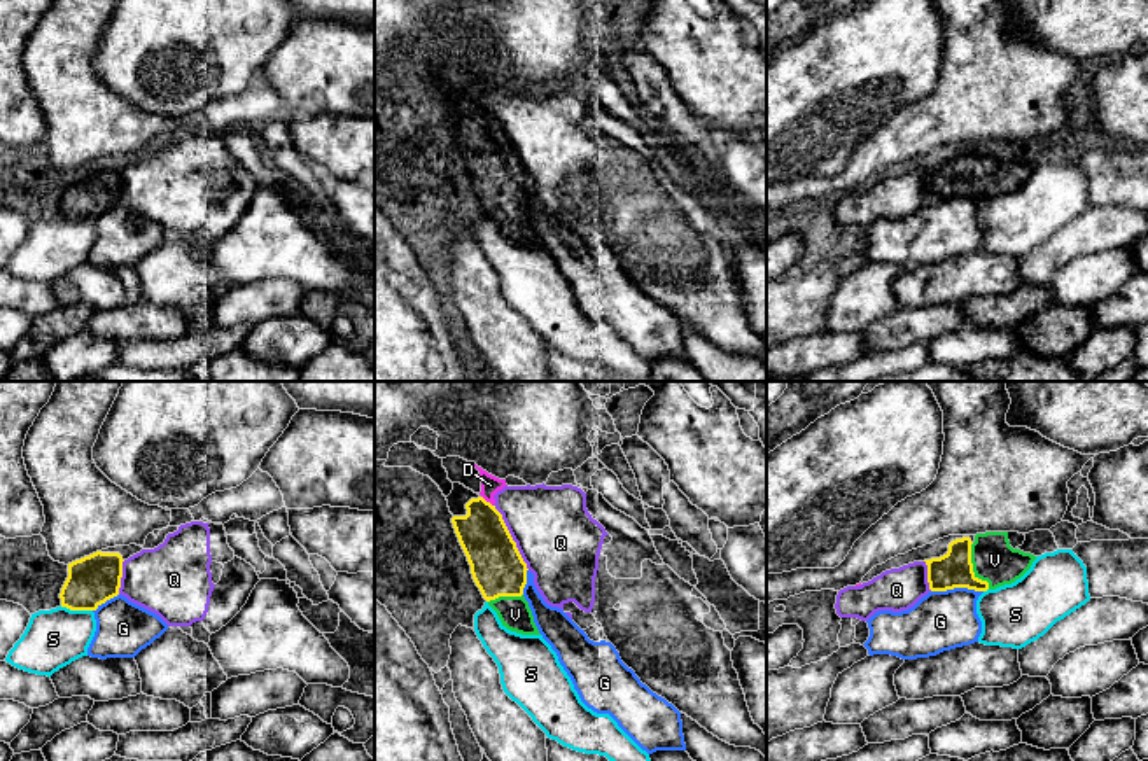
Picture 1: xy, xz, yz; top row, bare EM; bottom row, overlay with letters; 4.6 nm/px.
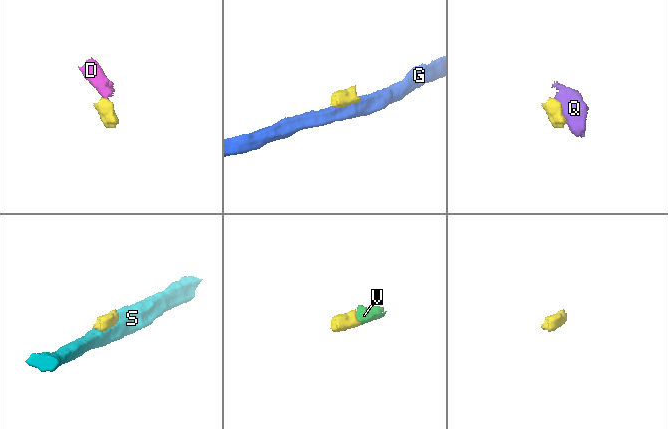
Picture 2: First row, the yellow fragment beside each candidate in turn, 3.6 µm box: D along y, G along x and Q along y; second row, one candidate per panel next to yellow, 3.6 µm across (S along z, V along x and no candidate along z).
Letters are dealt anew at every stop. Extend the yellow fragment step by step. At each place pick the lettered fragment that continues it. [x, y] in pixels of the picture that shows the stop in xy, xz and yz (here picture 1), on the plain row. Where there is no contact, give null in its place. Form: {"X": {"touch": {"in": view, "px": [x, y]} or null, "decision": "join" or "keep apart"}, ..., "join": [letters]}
{"D": {"touch": {"in": "xz", "px": [485, 109]}, "decision": "keep apart"}, "G": {"touch": {"in": "yz", "px": [956, 195]}, "decision": "keep apart"}, "Q": {"touch": {"in": "xz", "px": [511, 146]}, "decision": "keep apart"}, "S": {"touch": {"in": "xy", "px": [76, 217]}, "decision": "keep apart"}, "V": {"touch": {"in": "yz", "px": [972, 175]}, "decision": "join"}, "join": ["V"]}

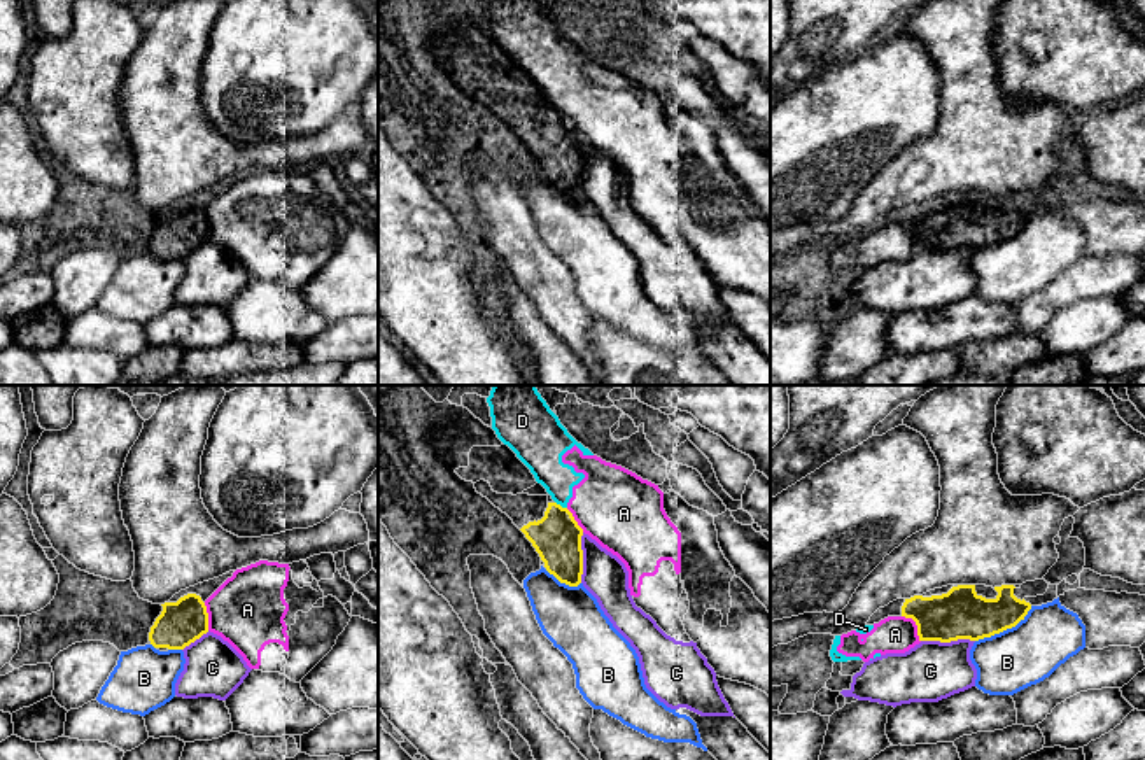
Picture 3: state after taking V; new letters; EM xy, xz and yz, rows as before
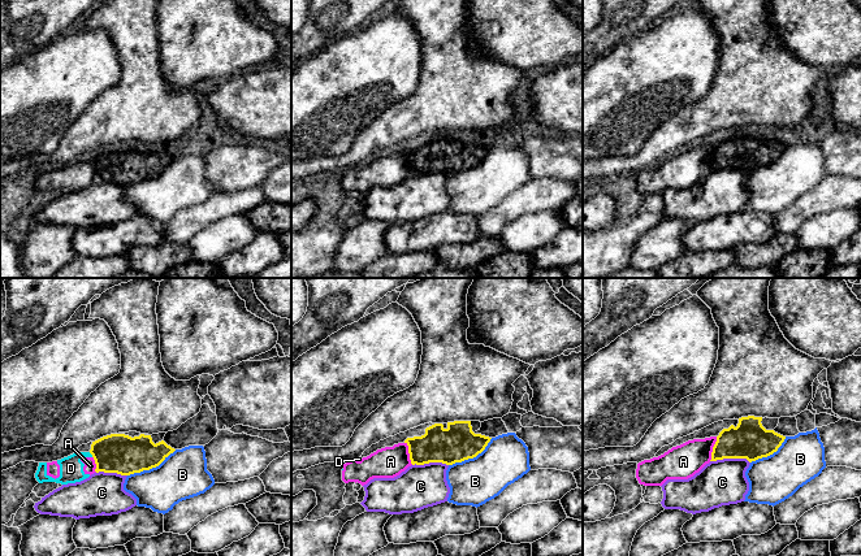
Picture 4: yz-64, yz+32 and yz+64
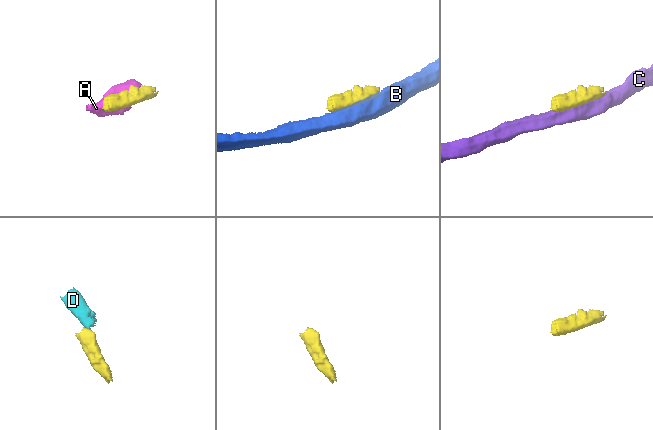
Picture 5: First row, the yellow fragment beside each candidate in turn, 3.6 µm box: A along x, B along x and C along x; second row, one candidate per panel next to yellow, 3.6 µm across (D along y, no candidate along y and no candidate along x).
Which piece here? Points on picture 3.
{"A": {"touch": {"in": "yz", "px": [916, 232]}, "decision": "keep apart"}, "B": {"touch": {"in": "yz", "px": [1004, 237]}, "decision": "keep apart"}, "C": {"touch": {"in": "yz", "px": [948, 249]}, "decision": "keep apart"}, "D": {"touch": {"in": "xz", "px": [559, 112]}, "decision": "keep apart"}, "join": []}

